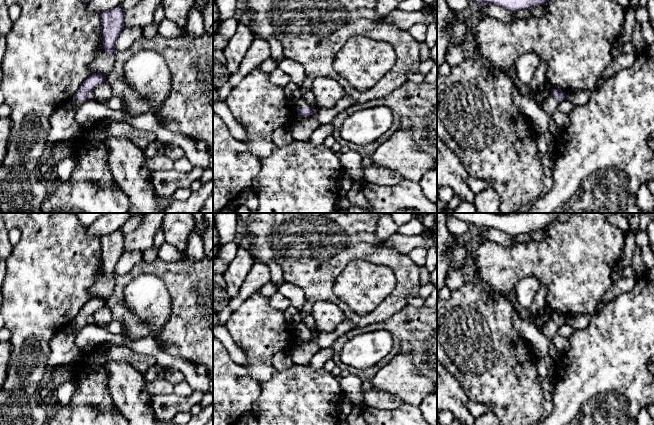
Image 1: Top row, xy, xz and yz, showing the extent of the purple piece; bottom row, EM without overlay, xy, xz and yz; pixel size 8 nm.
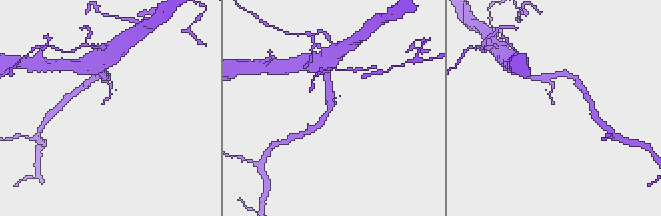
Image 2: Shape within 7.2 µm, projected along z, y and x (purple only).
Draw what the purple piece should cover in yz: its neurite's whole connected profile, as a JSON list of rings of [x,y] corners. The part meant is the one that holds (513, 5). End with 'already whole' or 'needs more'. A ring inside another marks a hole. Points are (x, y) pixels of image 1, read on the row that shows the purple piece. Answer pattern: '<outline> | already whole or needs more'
[[[474,0],[480,5],[494,4],[512,12],[520,9],[530,9],[534,6],[545,5],[549,0]]] | already whole

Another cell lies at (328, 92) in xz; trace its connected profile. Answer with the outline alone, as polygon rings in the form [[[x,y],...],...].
[[[329,77],[313,79],[310,89],[316,99],[319,109],[331,109],[346,93],[341,84]]]

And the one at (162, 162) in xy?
[[[166,153],[156,156],[154,158],[146,158],[146,166],[149,170],[158,171],[158,170],[171,170],[174,169],[173,160],[170,159]]]

